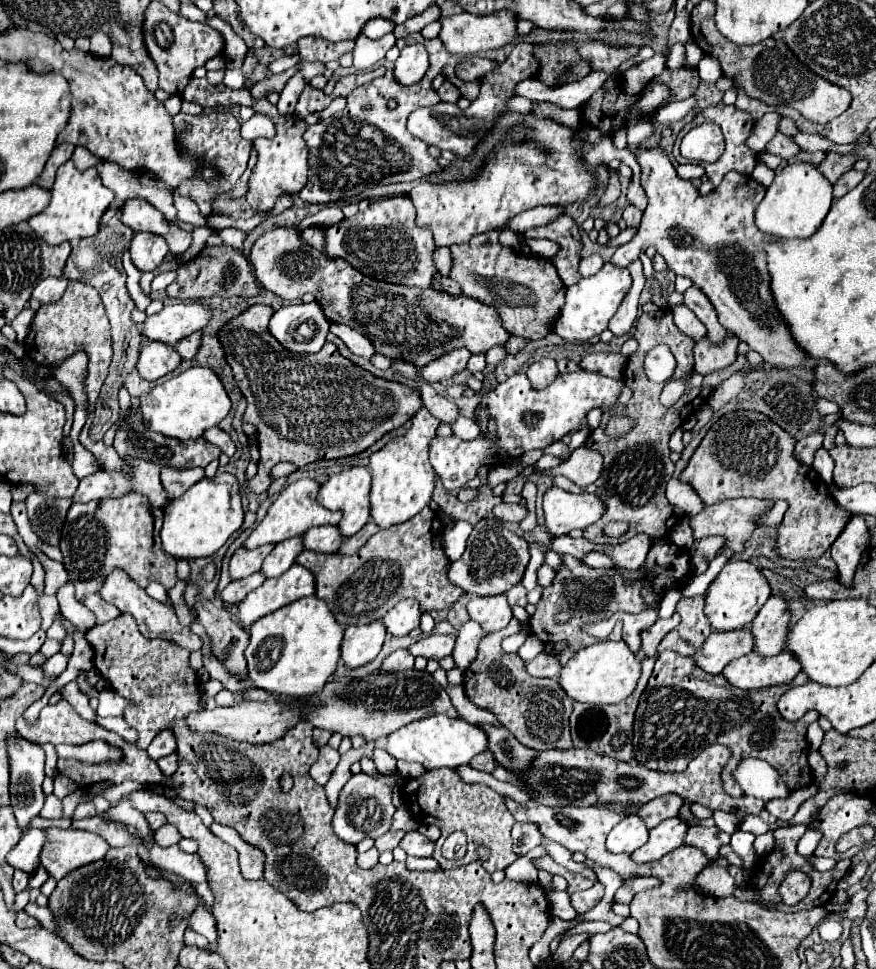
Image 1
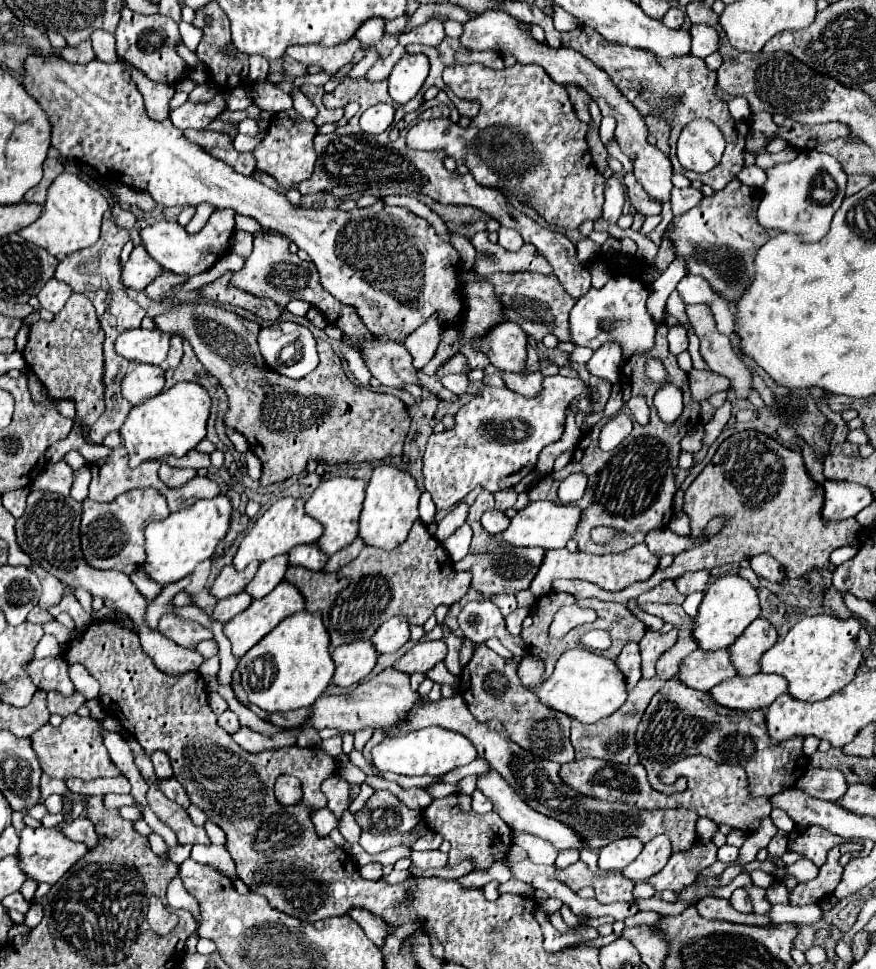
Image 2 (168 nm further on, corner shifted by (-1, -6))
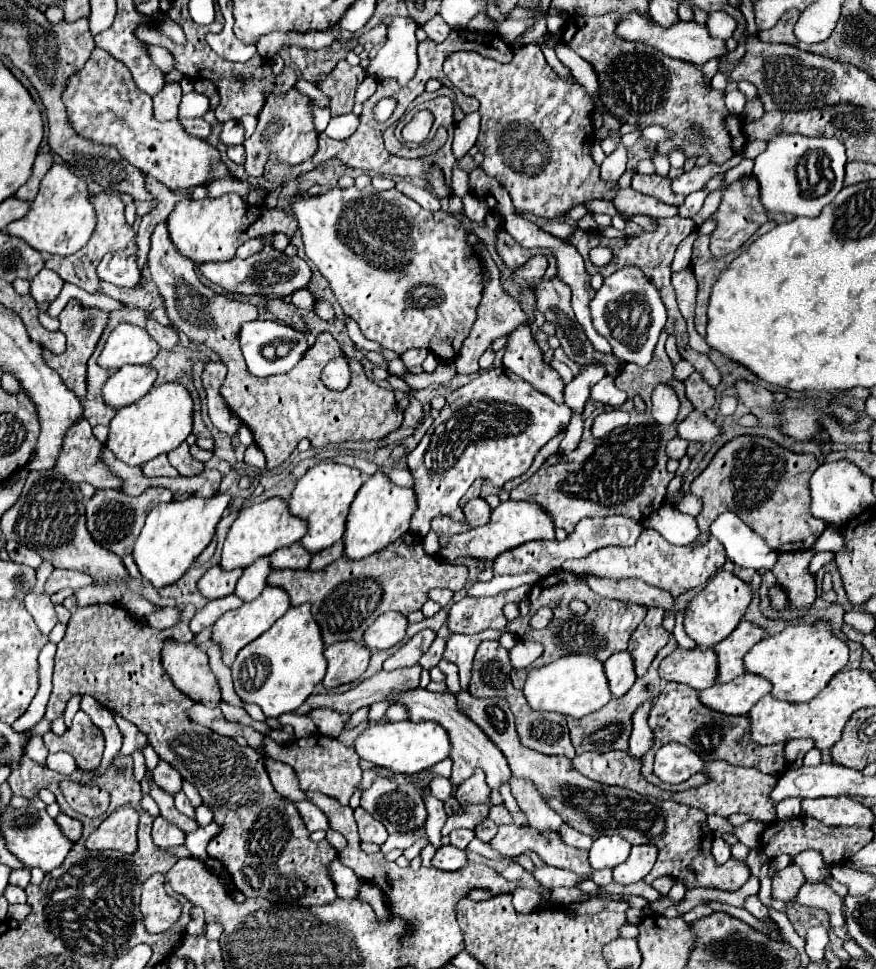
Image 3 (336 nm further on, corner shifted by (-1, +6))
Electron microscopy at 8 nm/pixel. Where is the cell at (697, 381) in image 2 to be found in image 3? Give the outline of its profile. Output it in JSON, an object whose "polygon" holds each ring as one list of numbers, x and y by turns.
{"polygon":[[693,373,685,379,685,395,699,413,705,413,715,405,715,391,701,379,699,373]]}

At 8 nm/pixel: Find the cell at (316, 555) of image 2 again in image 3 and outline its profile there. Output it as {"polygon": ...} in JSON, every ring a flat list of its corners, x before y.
{"polygon":[[299,543,289,545,287,549,275,551,271,557,271,569,307,569,311,553,307,553]]}

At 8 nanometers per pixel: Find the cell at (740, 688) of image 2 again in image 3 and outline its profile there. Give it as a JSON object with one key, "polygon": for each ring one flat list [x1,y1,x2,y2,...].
{"polygon":[[743,673,727,685,711,685,699,691,699,701,717,713,747,715,749,709,767,693,771,693,771,683,767,679]]}

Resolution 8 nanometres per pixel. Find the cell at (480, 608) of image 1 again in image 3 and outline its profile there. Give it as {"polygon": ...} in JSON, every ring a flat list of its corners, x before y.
{"polygon":[[517,587,509,591,501,591,495,597,477,597,477,599,461,599,451,605,447,627,451,633,479,633,485,629,503,629,507,619,503,615,503,605,509,601,523,601,529,593,529,587]]}

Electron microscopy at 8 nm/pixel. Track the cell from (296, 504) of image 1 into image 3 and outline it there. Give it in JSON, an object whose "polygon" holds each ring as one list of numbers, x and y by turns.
{"polygon":[[273,497,263,503,255,503,251,507,243,507,231,525,227,539,223,543,223,553,221,553,221,569,231,571,231,569,245,569,249,567,255,559,259,557,269,557,273,551,289,547,299,541,307,533,307,523,289,515,287,513,287,501]]}

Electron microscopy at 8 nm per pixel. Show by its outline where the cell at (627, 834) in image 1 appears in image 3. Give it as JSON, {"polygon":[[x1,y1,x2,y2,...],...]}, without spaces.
{"polygon":[[603,835,593,841,589,849,589,863,593,869,613,869,629,857,631,843,619,835]]}

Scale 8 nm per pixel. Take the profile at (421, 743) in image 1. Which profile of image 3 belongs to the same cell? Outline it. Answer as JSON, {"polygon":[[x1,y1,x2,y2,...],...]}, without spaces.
{"polygon":[[403,721,403,723,371,723,353,743,355,753,379,767,387,767,393,769,395,773,419,773,425,771,429,767,433,767,435,763,443,761,449,757,449,737,447,731,433,723,433,721,425,721,425,723,411,723,411,721]]}

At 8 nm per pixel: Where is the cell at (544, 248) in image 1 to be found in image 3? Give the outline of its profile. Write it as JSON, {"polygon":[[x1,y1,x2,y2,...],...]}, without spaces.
{"polygon":[[467,193,462,199,464,214,472,221,483,221,490,212,490,208,485,201,472,195,472,193]]}

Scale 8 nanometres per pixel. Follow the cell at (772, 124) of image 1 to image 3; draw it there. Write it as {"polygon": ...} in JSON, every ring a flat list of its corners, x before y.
{"polygon":[[737,153,735,157,731,157,731,161,725,161,723,165,711,165,711,163,707,163,703,167,693,167,691,171,685,171,681,177,677,177,673,181,673,191,679,193,679,195,689,195,693,191,699,191,699,189,703,189,707,185,709,179,727,173,731,167,739,165,741,161,743,161,743,155]]}

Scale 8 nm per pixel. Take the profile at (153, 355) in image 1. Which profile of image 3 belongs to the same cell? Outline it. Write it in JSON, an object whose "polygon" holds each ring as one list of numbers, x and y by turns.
{"polygon":[[125,365,103,385,103,401,113,409,131,405,153,387,155,377,151,365]]}

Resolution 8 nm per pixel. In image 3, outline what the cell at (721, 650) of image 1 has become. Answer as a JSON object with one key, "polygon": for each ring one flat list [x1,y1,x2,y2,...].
{"polygon":[[675,649,659,665,663,681,689,685,697,691,707,689,717,677,717,657,711,649]]}

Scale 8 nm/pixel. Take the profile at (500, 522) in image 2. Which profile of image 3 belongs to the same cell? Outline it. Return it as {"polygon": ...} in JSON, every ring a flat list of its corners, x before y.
{"polygon":[[477,497,477,499,471,499,465,503,463,513,465,513,465,519,471,527,479,527,479,525,485,525,489,521,491,507,481,497]]}

